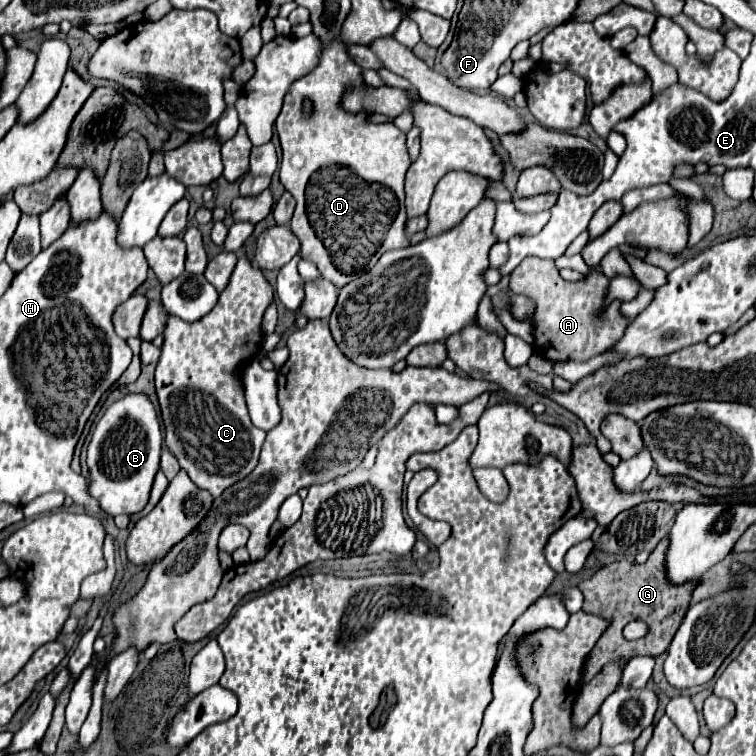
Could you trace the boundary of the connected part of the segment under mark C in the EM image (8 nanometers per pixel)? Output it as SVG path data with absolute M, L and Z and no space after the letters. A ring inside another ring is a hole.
M241 251L239 261L231 273L229 285L219 295L217 305L205 317L201 317L201 321L189 325L179 317L167 315L167 327L163 333L165 343L161 347L161 357L155 369L155 387L157 387L157 397L165 423L165 443L171 449L171 453L177 457L181 469L189 473L191 481L197 487L207 489L213 497L219 497L227 487L247 477L259 461L265 433L251 423L243 397L243 385L233 377L233 371L243 363L249 363L253 355L261 349L263 333L259 327L261 327L263 313L271 303L273 303L271 283L263 277L261 269L257 269L249 261L247 253Z

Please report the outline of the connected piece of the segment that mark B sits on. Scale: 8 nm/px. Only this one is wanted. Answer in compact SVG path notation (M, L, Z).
M127 393L117 399L97 423L87 447L89 493L109 515L131 515L141 511L149 501L153 477L159 471L161 425L151 399L145 393Z

